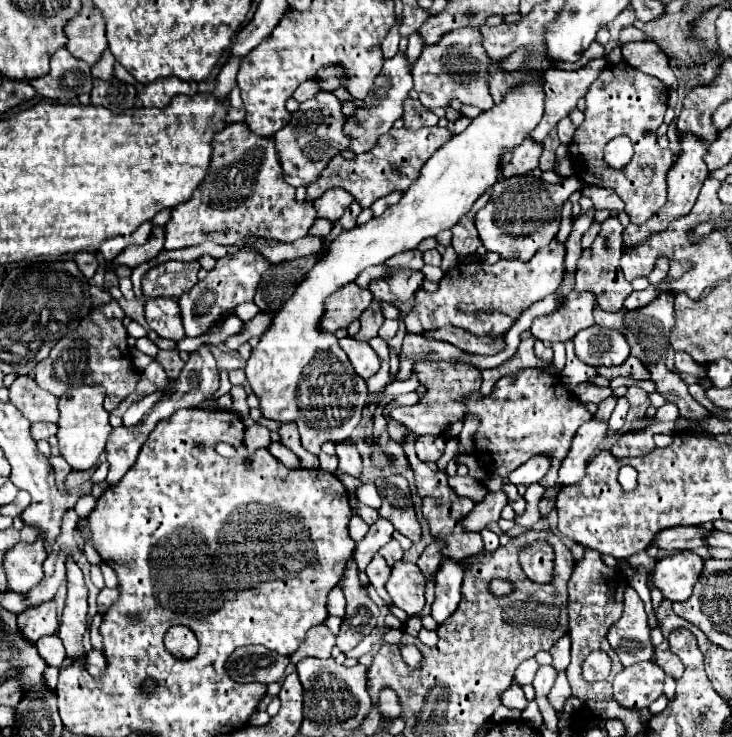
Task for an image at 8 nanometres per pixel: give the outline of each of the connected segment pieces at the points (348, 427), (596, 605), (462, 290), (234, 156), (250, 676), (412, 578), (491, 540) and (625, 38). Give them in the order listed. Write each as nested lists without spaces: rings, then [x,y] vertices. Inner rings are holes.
[[[542,74],[528,76],[518,88],[512,88],[506,94],[502,104],[476,116],[462,134],[454,134],[438,148],[396,206],[364,226],[342,232],[310,270],[306,280],[296,286],[294,296],[282,306],[270,328],[262,334],[246,364],[248,384],[260,400],[262,416],[276,422],[294,422],[302,446],[308,452],[318,454],[326,442],[346,442],[358,426],[370,394],[366,380],[354,372],[346,352],[338,346],[338,338],[318,328],[326,296],[342,284],[354,282],[364,268],[384,264],[398,252],[414,250],[424,238],[450,230],[472,204],[496,184],[504,152],[522,144],[522,140],[538,126],[544,114],[542,82]],[[308,370],[316,370],[320,376],[308,376]]]
[[[586,548],[586,554],[580,562],[576,562],[574,572],[568,580],[568,616],[570,616],[570,640],[572,640],[572,662],[566,670],[570,686],[572,686],[572,694],[580,700],[612,700],[612,678],[624,668],[616,656],[616,652],[610,648],[606,634],[610,630],[610,626],[614,622],[620,620],[622,616],[622,600],[624,600],[624,590],[628,586],[628,578],[622,570],[616,568],[608,568],[602,562],[602,554],[598,550]],[[592,650],[604,650],[610,658],[612,658],[612,672],[608,676],[608,682],[586,682],[582,678],[580,666],[582,660],[586,660],[588,652]]]
[[[552,240],[528,262],[500,260],[490,266],[482,260],[474,260],[458,264],[444,274],[436,292],[416,292],[414,308],[404,318],[404,324],[410,332],[424,332],[428,328],[442,328],[452,324],[472,332],[474,336],[500,338],[512,328],[512,324],[528,306],[556,292],[564,276],[564,254],[564,246]]]
[[[244,122],[230,124],[222,128],[212,140],[212,160],[204,182],[198,186],[198,190],[192,194],[190,200],[178,204],[178,208],[172,210],[172,218],[166,224],[164,248],[166,250],[188,248],[204,240],[212,240],[216,244],[228,246],[228,244],[236,244],[246,236],[262,236],[280,242],[294,242],[306,236],[316,220],[314,206],[306,202],[296,202],[294,192],[296,188],[290,188],[290,184],[282,180],[282,166],[278,164],[278,156],[274,152],[274,140],[272,138],[262,140],[254,136],[254,132],[250,132]]]
[[[242,646],[226,662],[226,674],[234,682],[280,682],[288,666],[286,656],[278,656],[262,646]]]
[[[398,562],[392,568],[392,574],[386,582],[386,592],[394,606],[402,608],[408,616],[418,614],[424,608],[424,588],[426,578],[416,564]]]
[[[484,530],[484,532],[482,532],[482,538],[484,538],[484,550],[482,550],[482,554],[494,552],[494,550],[500,546],[498,534],[494,534],[492,530]]]
[[[626,26],[620,32],[620,40],[622,42],[636,42],[636,40],[644,40],[644,38],[646,38],[646,34],[642,30],[634,28],[634,26]]]

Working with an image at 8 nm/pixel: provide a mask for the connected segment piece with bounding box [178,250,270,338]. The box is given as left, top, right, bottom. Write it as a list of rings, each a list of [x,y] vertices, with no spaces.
[[[242,250],[234,256],[220,258],[216,262],[214,270],[210,270],[204,280],[196,282],[194,288],[178,300],[184,330],[188,328],[186,336],[190,336],[190,338],[202,336],[222,312],[230,310],[230,308],[236,308],[242,302],[250,302],[254,298],[254,292],[256,292],[256,286],[260,284],[262,274],[268,268],[270,268],[270,264],[266,264],[266,260],[262,260],[262,256],[258,256],[258,252],[254,252],[254,250]]]

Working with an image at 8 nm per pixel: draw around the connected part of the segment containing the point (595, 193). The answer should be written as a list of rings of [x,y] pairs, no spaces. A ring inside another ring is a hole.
[[[582,188],[582,196],[588,196],[594,202],[596,210],[616,210],[622,212],[624,204],[622,200],[618,200],[618,196],[614,196],[614,192],[610,192],[608,188]]]

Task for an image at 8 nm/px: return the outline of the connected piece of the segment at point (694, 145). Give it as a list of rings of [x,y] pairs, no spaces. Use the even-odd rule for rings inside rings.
[[[682,136],[682,156],[676,160],[674,168],[670,168],[670,172],[668,172],[668,200],[666,200],[666,204],[646,224],[640,224],[640,226],[628,224],[628,228],[622,234],[624,250],[644,244],[646,240],[650,240],[650,236],[654,236],[658,232],[664,232],[672,220],[676,220],[680,216],[686,216],[690,212],[690,208],[694,206],[694,202],[698,198],[702,182],[708,178],[708,168],[704,164],[706,150],[708,150],[708,144],[702,144],[700,140],[694,140],[694,136]]]

